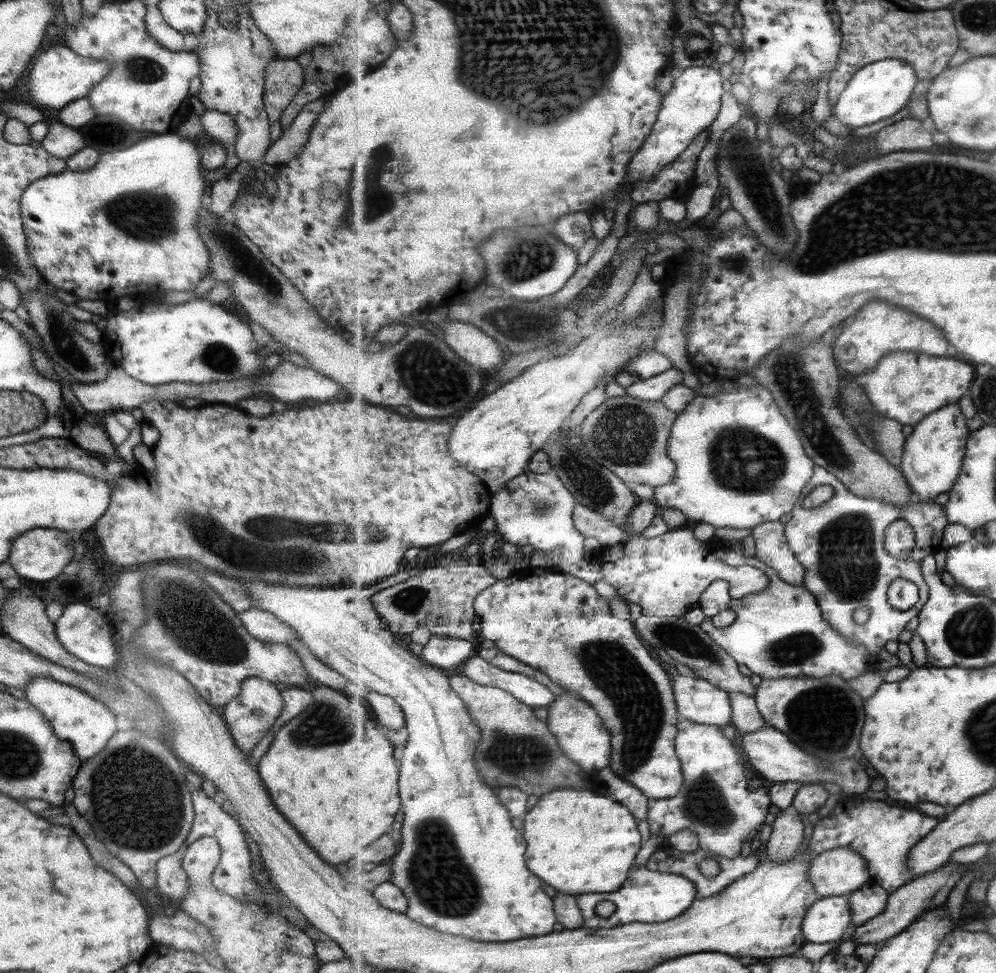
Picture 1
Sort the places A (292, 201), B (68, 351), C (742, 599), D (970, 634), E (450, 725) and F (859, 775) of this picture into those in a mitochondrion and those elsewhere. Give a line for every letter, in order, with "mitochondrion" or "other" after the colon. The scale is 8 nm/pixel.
A: other
B: mitochondrion
C: other
D: mitochondrion
E: other
F: other

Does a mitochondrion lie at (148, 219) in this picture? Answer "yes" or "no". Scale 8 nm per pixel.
yes

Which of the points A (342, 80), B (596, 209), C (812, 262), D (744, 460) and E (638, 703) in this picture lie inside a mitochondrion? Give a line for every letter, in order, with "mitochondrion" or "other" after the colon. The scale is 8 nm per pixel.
A: other
B: other
C: mitochondrion
D: mitochondrion
E: mitochondrion

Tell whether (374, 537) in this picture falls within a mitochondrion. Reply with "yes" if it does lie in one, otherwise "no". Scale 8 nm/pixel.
yes

